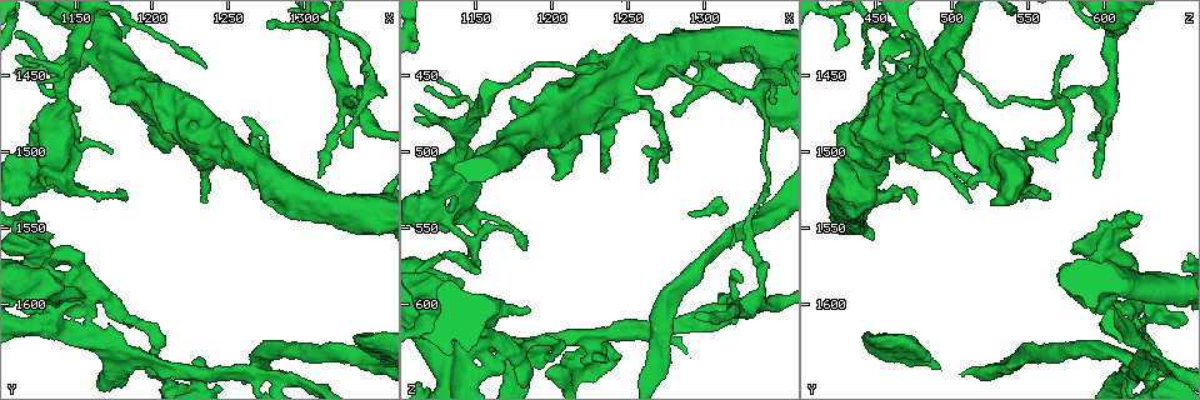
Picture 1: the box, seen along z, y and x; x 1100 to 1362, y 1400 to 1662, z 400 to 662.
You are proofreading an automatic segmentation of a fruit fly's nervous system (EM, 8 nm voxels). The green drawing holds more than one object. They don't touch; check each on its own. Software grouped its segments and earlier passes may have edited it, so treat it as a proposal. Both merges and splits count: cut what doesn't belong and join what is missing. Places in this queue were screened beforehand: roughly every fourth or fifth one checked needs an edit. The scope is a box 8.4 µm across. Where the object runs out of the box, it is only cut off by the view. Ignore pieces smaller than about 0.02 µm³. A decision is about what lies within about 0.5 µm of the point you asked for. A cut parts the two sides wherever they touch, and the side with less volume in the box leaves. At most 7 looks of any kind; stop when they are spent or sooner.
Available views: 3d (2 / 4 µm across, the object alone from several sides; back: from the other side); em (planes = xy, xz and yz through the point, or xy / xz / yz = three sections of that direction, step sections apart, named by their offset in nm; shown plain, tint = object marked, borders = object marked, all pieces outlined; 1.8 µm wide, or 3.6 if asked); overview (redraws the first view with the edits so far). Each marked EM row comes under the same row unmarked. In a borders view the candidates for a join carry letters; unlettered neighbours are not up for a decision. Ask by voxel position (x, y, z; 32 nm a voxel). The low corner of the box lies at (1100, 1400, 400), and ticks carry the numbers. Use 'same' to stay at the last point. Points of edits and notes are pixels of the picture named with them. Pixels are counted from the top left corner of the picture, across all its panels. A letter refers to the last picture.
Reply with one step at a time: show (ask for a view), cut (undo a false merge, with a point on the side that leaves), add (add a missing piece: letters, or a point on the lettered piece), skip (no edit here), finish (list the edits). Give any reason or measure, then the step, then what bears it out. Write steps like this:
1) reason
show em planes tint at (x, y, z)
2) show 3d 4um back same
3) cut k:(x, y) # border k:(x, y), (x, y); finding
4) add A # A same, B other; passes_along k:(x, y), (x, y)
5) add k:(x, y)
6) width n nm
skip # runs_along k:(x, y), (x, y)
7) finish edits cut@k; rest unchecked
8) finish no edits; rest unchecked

show em xy step 16 tint at (1142, 1588, 586)

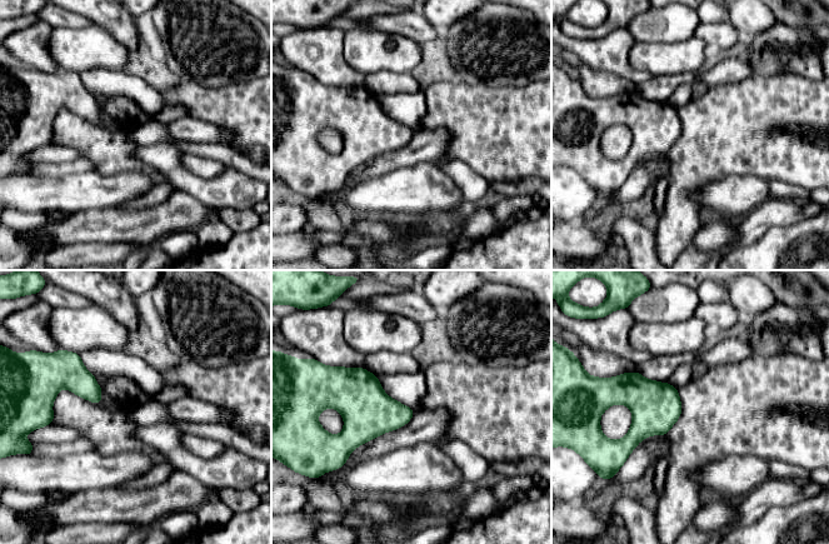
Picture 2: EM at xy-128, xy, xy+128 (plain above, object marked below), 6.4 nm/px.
show em planes tint same

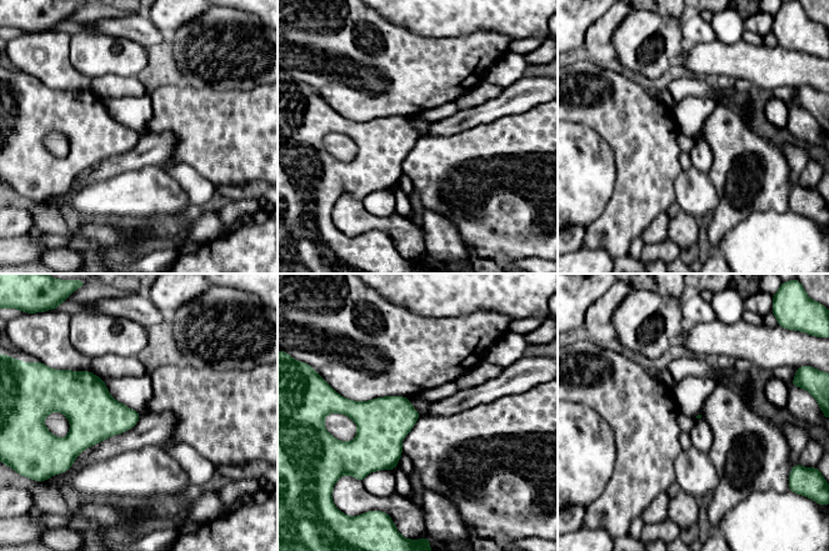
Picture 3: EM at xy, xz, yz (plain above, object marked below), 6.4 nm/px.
what lies round it
show em planes borders same

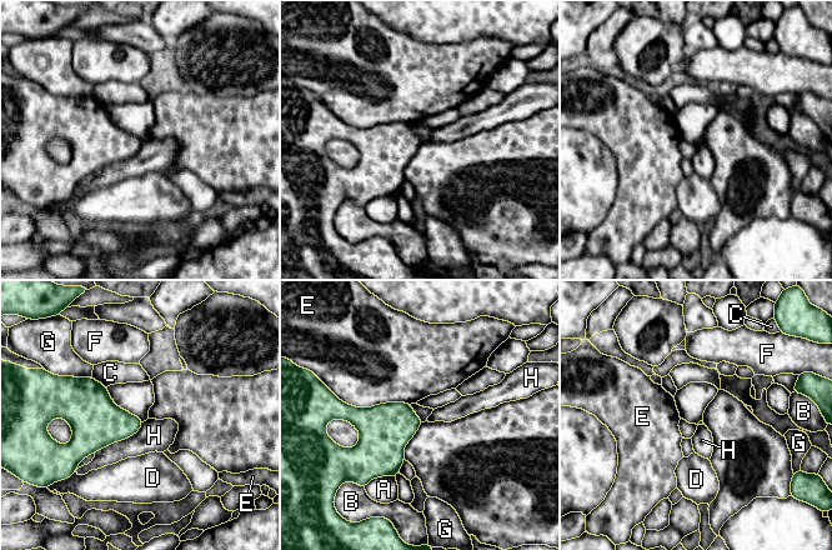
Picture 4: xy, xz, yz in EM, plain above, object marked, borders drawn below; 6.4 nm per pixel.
skip # A other, B other, C other, D other, E other, F other, G other, H other; none of them fits

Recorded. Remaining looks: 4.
arms run side by side
show 3d 2um back at (1270, 1642, 620)

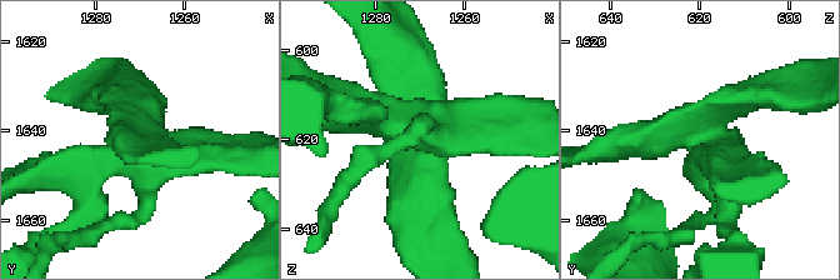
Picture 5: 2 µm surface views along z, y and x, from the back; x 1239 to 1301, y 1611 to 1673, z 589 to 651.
show em yz step 8 tint at (1269, 1644, 618)

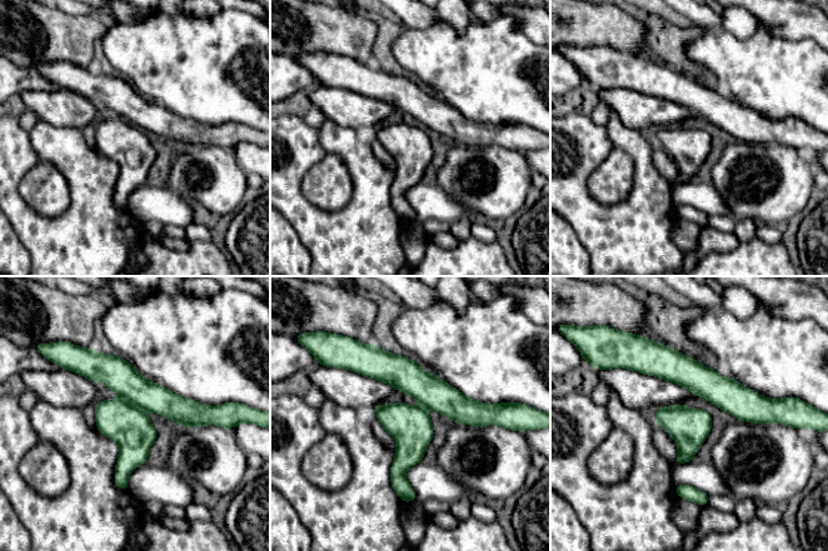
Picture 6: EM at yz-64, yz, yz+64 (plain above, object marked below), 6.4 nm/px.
another direction
show em planes borders same

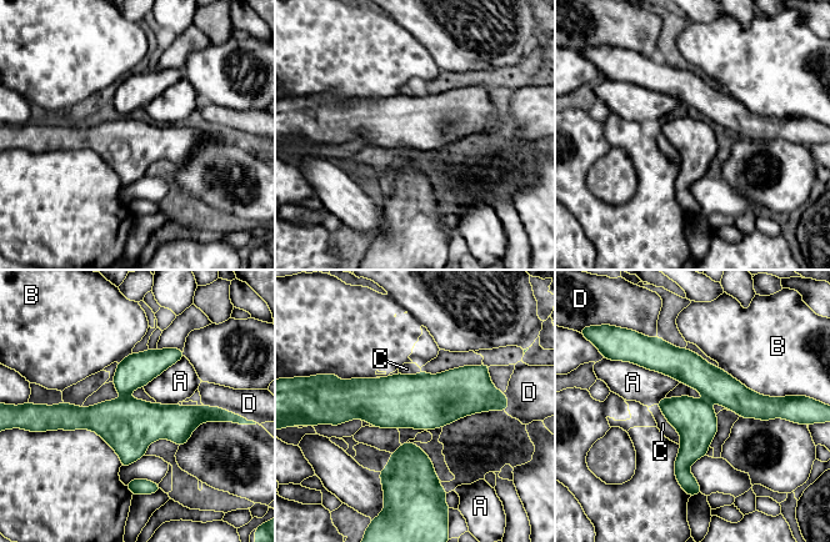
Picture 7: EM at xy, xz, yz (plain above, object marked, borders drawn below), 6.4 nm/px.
cut 7:(128, 425) # A other, B other, C other, D other; a second neuron is stuck on

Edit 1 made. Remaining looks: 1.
finish edits cut@7; rest unchecked

